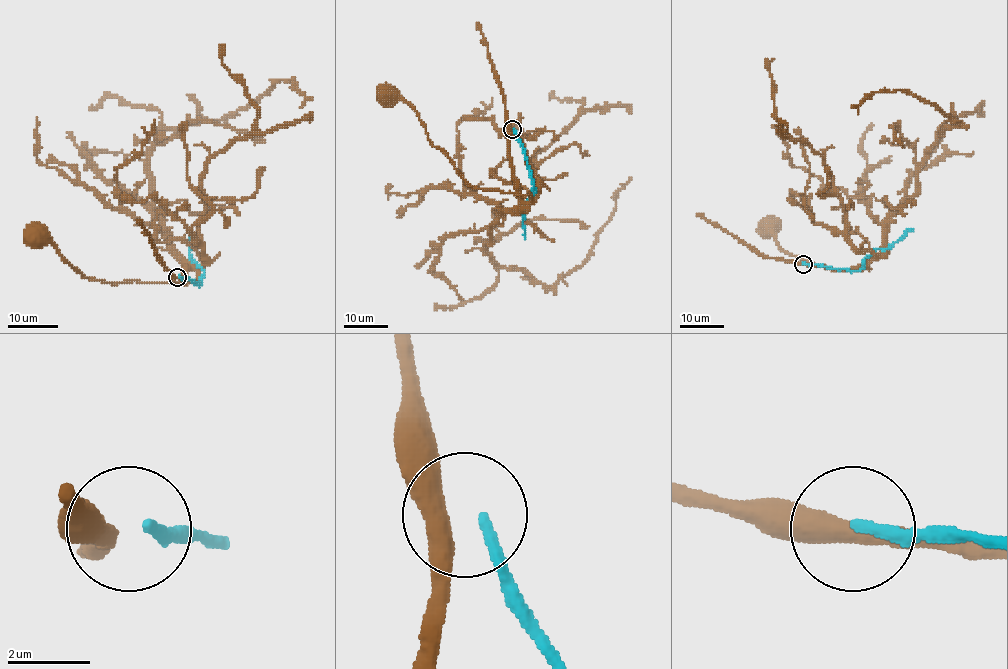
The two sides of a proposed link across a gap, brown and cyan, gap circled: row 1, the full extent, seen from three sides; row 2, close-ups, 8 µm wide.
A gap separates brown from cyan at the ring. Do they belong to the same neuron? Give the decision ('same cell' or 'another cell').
another cell

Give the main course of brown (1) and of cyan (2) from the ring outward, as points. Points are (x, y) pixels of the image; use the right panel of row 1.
1: (803, 264), (837, 269), (866, 267), (843, 270), (823, 267), (785, 253), (778, 246), (774, 222), (769, 224)
2: (803, 264), (859, 270), (865, 259), (876, 249), (888, 249), (912, 229)

